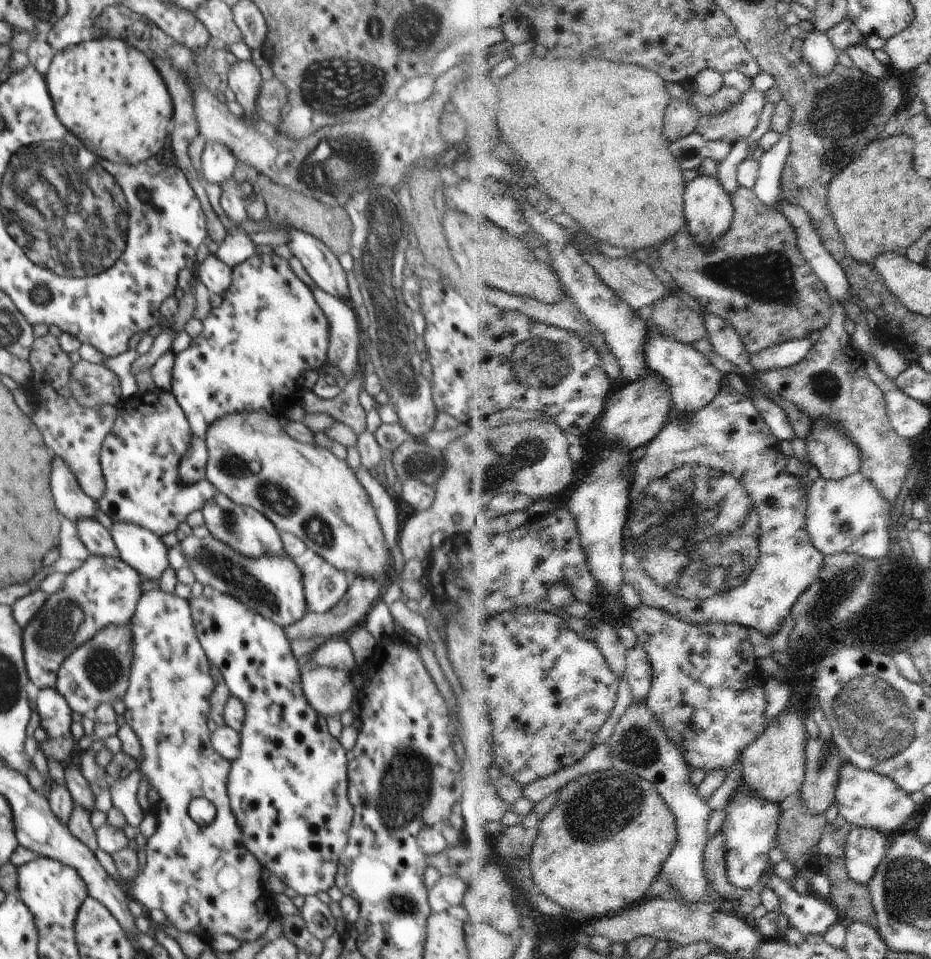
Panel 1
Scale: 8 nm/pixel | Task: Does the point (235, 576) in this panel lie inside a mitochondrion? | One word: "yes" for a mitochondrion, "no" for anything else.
yes

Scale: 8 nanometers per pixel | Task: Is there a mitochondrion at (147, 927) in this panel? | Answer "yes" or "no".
no

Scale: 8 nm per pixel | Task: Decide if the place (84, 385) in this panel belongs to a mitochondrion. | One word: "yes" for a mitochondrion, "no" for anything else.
yes

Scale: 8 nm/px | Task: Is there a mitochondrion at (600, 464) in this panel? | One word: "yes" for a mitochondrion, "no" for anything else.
no

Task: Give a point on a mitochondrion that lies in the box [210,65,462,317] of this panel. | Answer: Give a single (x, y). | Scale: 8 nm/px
(322, 160)

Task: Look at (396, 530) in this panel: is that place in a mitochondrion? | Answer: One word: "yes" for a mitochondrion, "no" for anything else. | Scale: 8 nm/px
no

